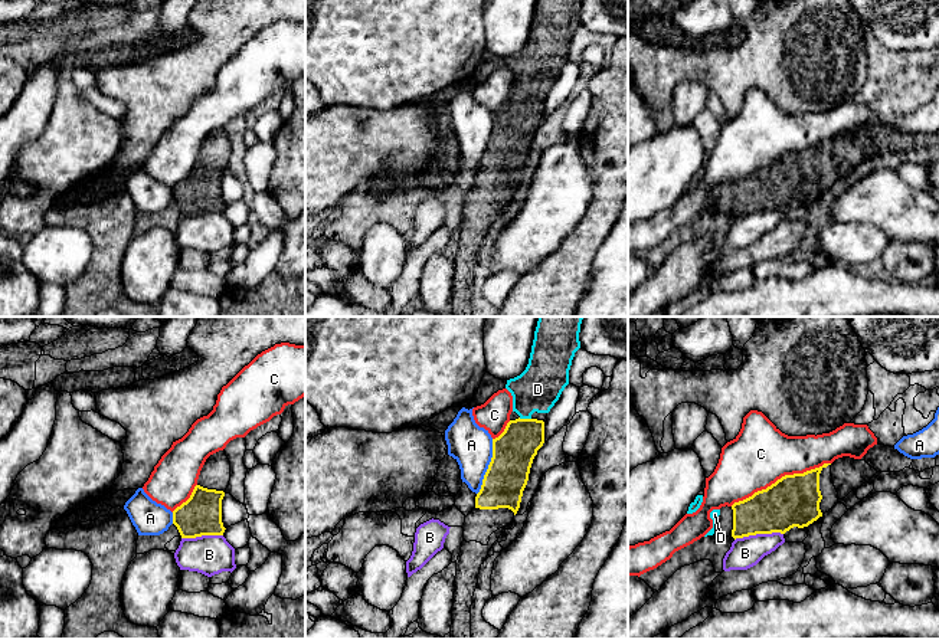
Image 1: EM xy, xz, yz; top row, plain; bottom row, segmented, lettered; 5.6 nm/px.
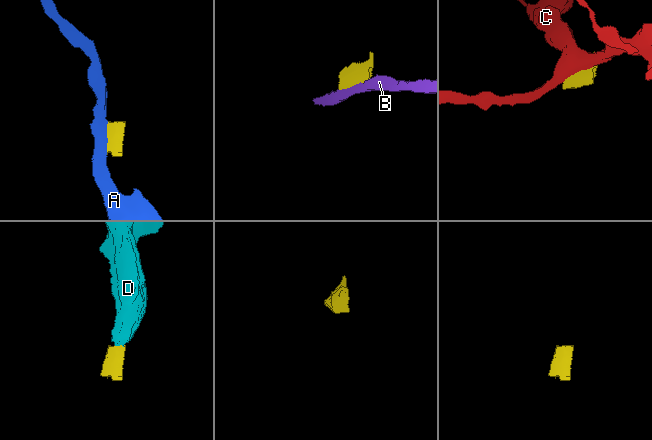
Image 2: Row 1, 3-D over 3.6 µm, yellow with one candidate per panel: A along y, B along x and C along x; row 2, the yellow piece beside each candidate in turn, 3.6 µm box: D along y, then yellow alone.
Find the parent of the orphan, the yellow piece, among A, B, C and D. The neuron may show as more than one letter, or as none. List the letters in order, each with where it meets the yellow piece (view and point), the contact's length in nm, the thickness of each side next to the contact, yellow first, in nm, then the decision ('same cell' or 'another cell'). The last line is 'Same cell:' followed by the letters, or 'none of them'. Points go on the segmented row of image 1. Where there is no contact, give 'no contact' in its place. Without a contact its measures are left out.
A: xz (488, 467) | 320 nm | 240/220 nm | another cell
B: yz (758, 533) | 280 nm | 280/170 nm | another cell
C: yz (781, 478) | 600 nm | 280/340 nm | another cell
D: xz (524, 419) | 70 nm | 240/240 nm | same cell
Same cell: D

